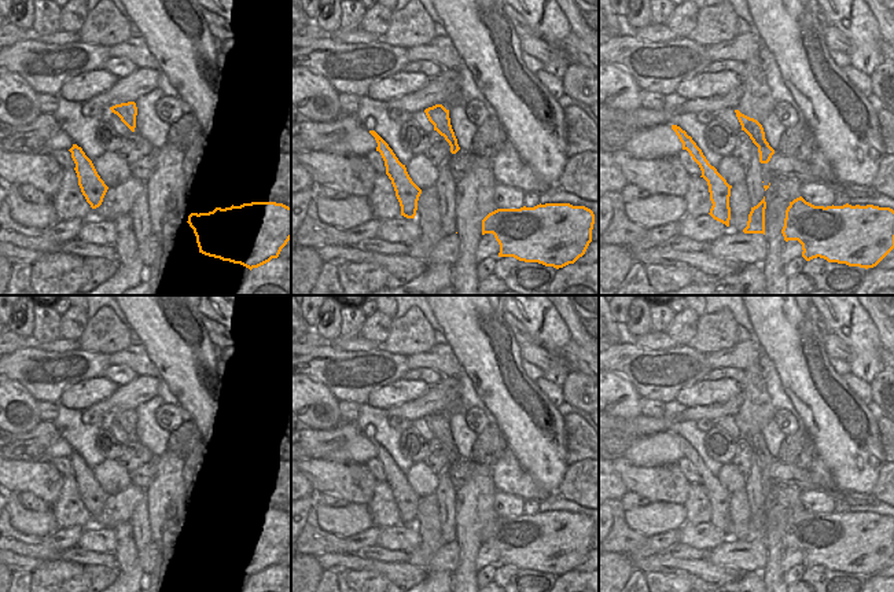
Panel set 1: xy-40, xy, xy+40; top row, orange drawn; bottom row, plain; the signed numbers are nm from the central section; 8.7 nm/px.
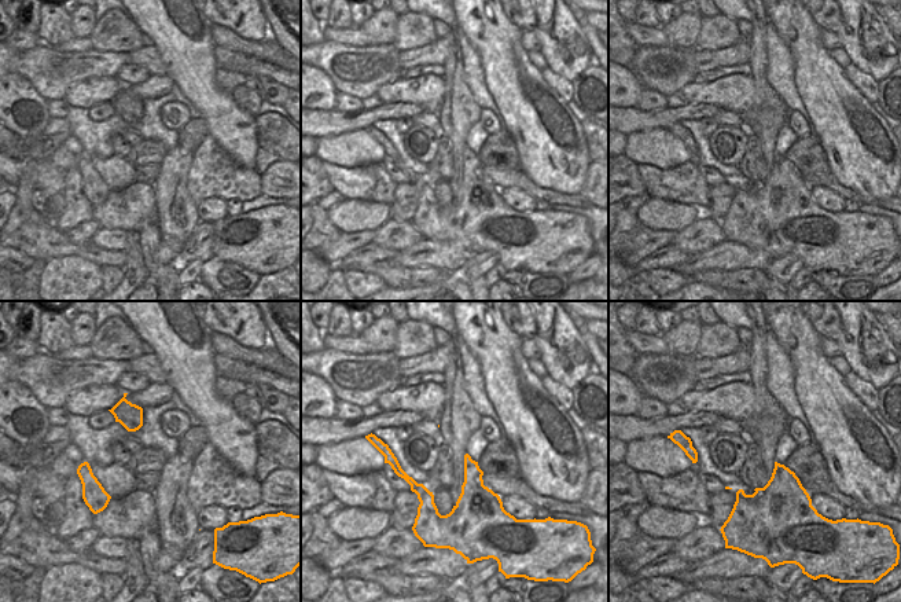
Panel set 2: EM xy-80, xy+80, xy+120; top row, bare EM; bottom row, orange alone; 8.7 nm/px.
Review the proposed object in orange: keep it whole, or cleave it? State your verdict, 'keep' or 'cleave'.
keep

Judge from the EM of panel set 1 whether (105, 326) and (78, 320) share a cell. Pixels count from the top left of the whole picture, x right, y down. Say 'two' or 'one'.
two

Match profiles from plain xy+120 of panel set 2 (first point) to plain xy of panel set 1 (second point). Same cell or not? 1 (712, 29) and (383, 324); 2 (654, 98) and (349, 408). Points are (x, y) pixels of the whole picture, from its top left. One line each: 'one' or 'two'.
1: two
2: one

